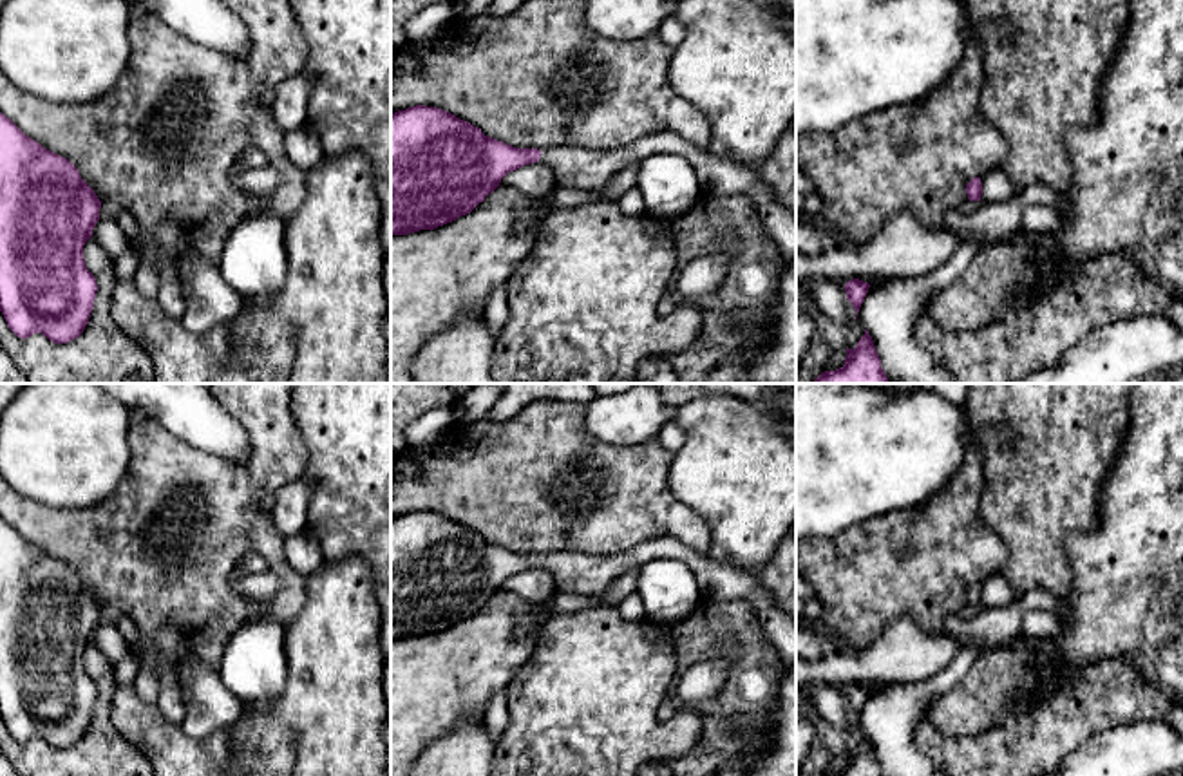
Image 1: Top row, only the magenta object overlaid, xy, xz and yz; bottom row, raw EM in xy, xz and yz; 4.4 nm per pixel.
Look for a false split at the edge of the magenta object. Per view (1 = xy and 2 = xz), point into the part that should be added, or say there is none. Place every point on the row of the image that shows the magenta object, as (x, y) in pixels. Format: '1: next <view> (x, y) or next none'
1: next none
2: next xz (588, 169)

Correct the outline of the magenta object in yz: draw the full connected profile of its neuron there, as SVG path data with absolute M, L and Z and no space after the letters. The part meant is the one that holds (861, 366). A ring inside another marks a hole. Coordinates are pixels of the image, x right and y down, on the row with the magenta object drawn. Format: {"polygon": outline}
{"polygon": "M865 329L865 335L854 349L847 347L845 365L836 371L821 373L812 383L890 383L874 340Z"}

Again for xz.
{"polygon": "M425 105L391 114L391 237L434 230L470 213L508 172L530 163L548 165L557 185L597 190L626 166L658 152L686 157L705 195L751 197L783 260L796 260L796 215L774 197L758 170L718 157L675 132L655 132L615 150L516 148Z"}

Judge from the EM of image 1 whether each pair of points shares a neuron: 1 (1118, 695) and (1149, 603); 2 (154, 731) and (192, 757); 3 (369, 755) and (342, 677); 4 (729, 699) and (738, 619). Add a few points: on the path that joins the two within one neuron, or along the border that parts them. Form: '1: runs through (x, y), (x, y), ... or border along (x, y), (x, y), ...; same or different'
1: border along (1088, 664), (1098, 659), (1126, 657), (1160, 688); different
2: runs through (163, 740), (183, 757); same
3: runs through (350, 735), (342, 728), (342, 697); same
4: runs through (733, 679), (744, 661), (744, 639); same

